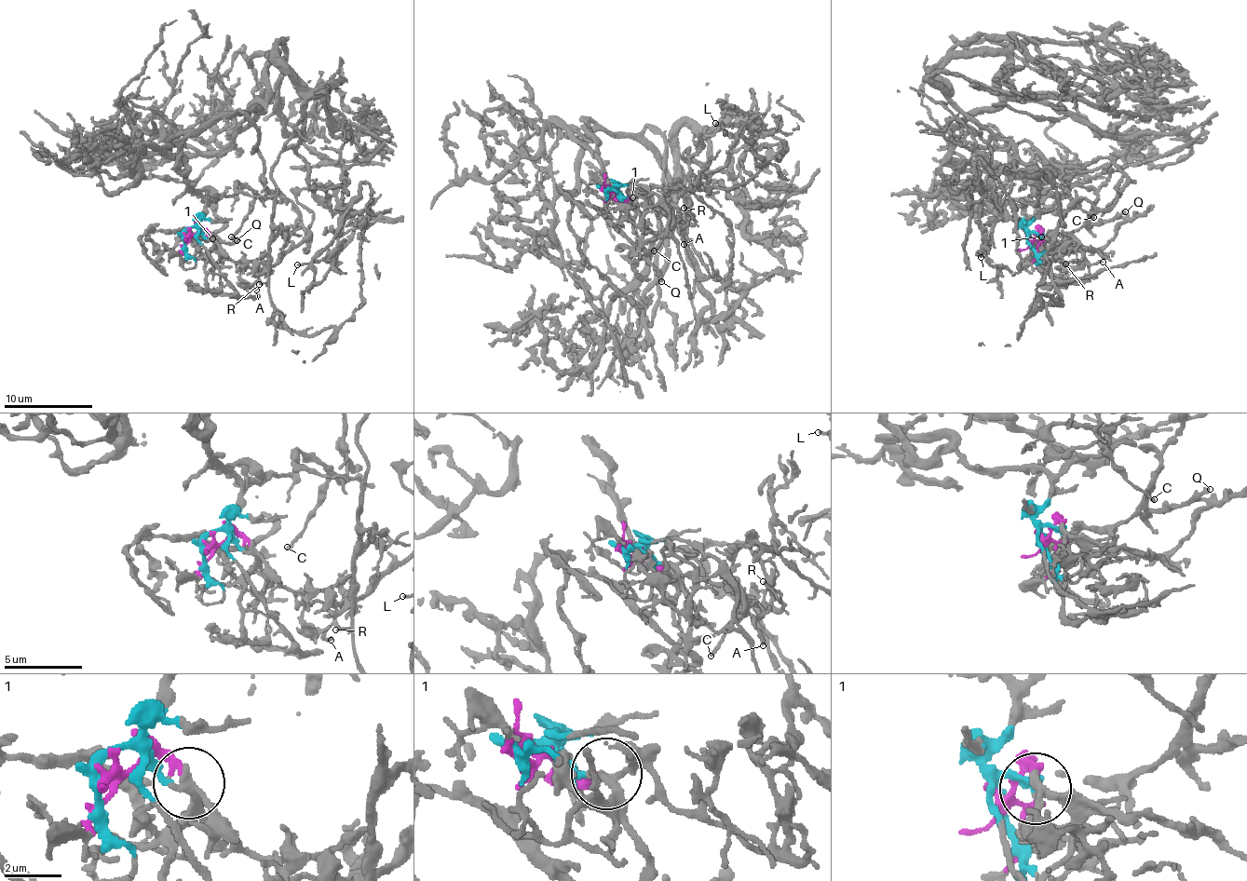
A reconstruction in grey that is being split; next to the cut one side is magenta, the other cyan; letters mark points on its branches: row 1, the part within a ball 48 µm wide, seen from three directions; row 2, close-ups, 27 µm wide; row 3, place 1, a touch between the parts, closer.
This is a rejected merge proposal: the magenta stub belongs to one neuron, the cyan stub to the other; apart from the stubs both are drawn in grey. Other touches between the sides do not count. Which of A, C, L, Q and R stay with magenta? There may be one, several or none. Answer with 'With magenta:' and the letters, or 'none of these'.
With magenta: A, R

